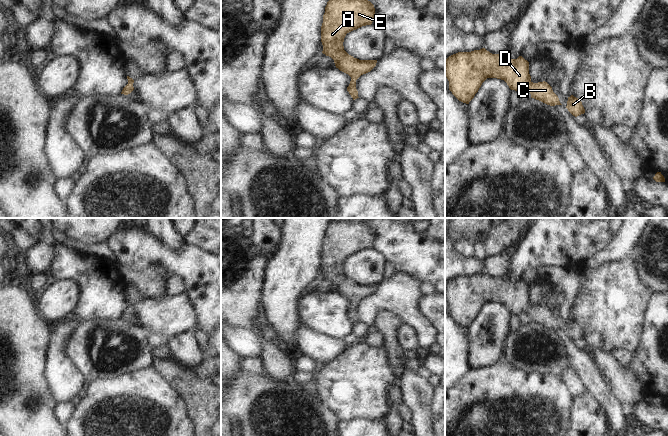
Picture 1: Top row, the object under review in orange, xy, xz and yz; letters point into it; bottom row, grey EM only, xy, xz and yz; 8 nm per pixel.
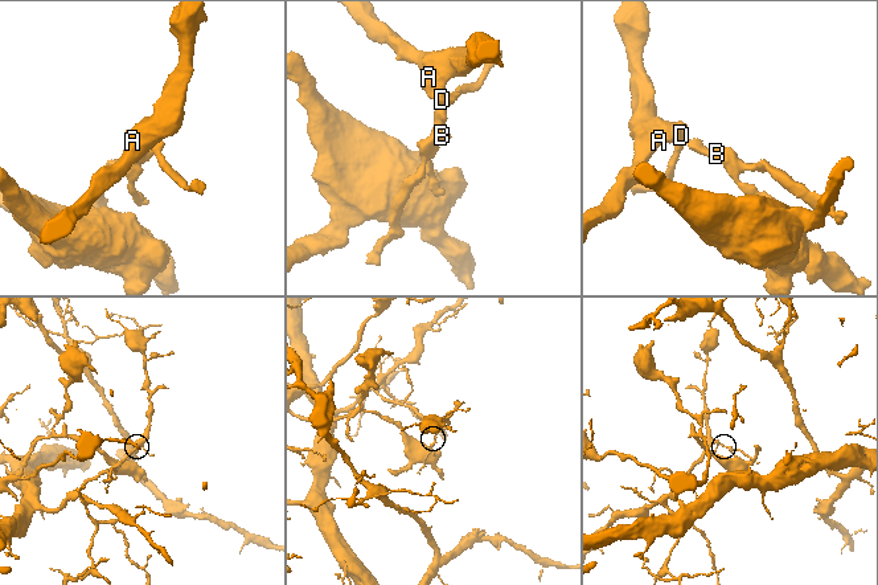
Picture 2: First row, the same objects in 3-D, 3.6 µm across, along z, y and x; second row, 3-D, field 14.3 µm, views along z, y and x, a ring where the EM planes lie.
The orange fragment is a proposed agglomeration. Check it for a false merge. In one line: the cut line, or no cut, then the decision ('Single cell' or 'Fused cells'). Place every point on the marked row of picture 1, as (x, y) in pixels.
No split. Single cell

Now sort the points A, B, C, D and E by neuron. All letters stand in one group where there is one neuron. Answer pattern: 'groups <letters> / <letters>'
groups A B C D E

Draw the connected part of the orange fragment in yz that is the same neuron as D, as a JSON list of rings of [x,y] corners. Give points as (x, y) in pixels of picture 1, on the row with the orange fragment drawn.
[[[485,48],[471,52],[458,52],[446,59],[445,76],[449,90],[461,102],[469,104],[487,78],[504,80],[511,90],[527,88],[531,98],[547,105],[562,105],[552,87],[545,81],[533,83],[529,62],[522,56],[511,59],[492,54]]]

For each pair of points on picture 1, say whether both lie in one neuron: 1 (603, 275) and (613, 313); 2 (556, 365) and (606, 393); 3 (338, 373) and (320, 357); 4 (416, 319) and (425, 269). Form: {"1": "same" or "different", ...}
{"1": "same", "2": "different", "3": "different", "4": "different"}

